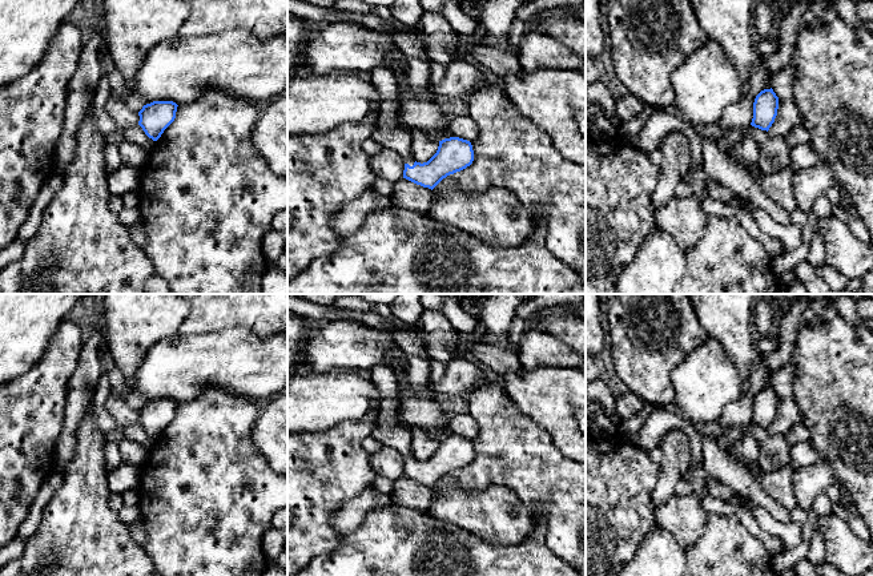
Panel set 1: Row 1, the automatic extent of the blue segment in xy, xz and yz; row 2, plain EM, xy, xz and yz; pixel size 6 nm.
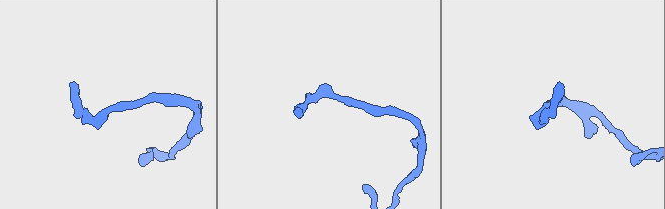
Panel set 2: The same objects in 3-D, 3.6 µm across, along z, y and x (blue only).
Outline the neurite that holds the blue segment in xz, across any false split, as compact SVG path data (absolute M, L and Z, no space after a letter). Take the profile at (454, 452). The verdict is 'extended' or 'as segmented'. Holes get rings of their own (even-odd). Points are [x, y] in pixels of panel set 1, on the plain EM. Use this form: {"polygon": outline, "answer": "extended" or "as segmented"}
{"polygon": "M377 364L367 375L382 394L381 411L373 436L383 446L394 447L405 458L403 476L434 487L443 476L470 464L474 448L470 439L450 435L439 439L436 451L427 460L411 455L411 431L398 416L398 396L403 379L386 364Z", "answer": "extended"}

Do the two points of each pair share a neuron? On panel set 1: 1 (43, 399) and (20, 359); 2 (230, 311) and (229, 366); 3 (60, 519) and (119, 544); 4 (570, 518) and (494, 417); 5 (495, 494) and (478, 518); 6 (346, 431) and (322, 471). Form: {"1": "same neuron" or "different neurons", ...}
{"1": "different neurons", "2": "different neurons", "3": "same neuron", "4": "same neuron", "5": "same neuron", "6": "same neuron"}

